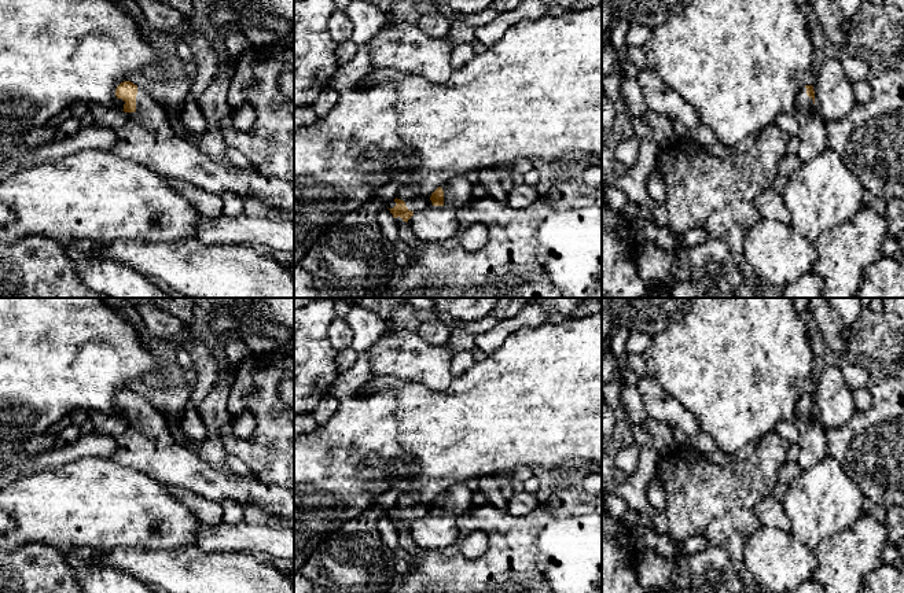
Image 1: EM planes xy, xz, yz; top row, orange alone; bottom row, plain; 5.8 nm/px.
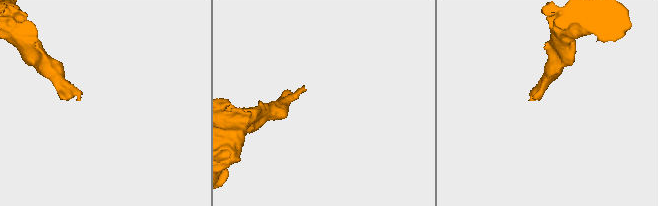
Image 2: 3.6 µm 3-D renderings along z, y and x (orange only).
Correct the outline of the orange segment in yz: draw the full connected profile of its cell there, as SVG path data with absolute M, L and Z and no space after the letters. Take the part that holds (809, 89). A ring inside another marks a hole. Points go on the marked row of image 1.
M812 85L801 88L793 115L800 124L800 148L797 155L802 162L809 162L828 150L826 122L815 106Z

